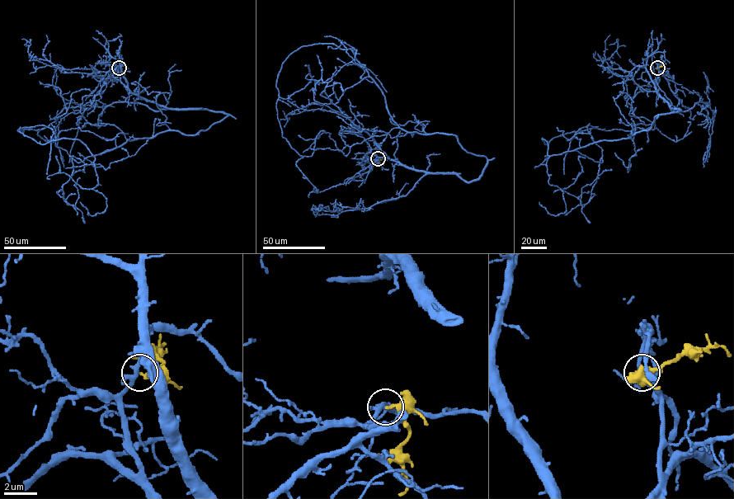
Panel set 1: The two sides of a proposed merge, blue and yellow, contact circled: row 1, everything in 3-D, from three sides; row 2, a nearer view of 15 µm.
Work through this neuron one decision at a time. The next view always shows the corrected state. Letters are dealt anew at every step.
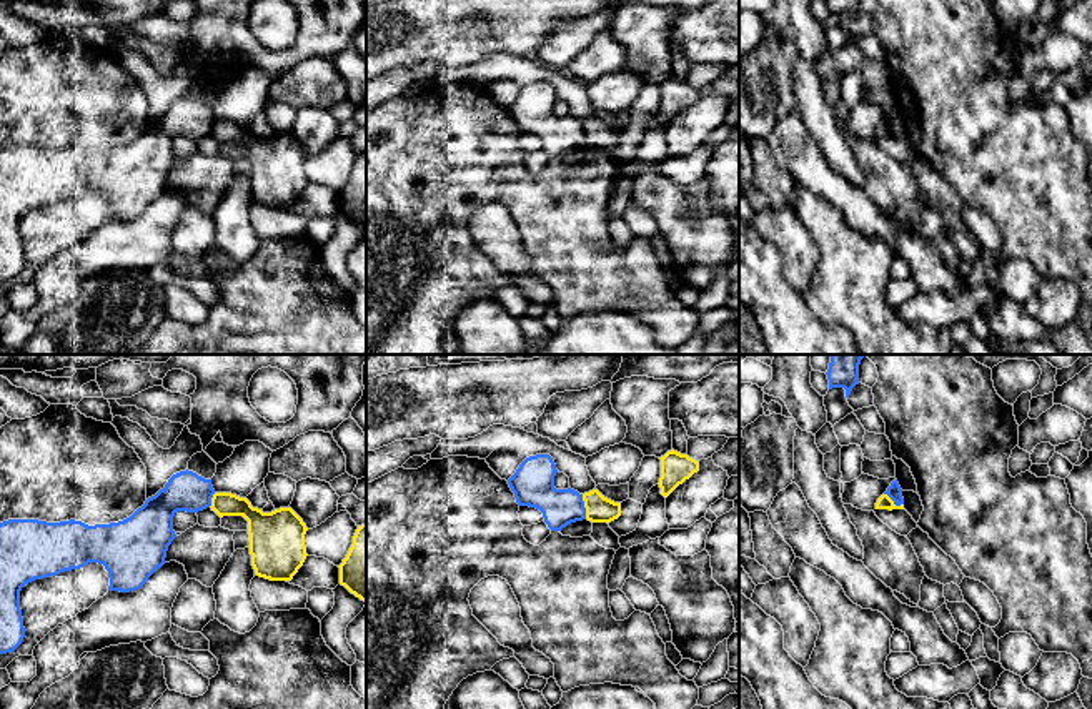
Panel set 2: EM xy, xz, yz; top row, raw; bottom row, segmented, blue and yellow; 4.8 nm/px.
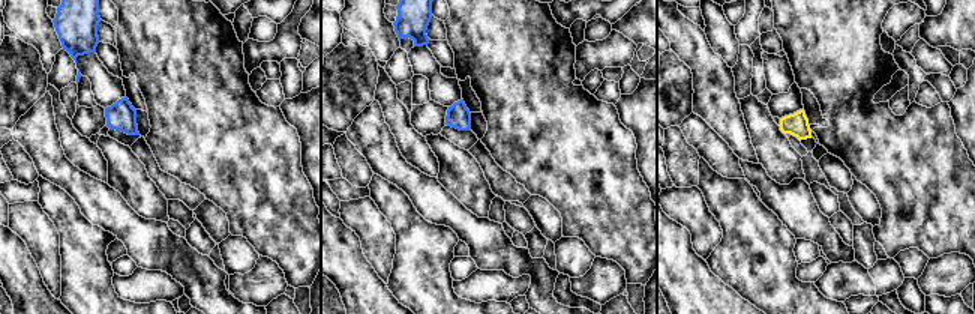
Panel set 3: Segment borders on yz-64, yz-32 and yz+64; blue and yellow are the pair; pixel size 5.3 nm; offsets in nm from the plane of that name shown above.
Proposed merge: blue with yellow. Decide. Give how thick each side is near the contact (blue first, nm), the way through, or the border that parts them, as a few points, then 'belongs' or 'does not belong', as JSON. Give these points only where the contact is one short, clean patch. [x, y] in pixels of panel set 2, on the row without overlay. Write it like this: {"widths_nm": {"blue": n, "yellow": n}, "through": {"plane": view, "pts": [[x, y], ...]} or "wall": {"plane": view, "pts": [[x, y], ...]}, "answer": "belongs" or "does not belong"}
{"widths_nm": {"blue": 190, "yellow": 130}, "wall": {"plane": "xz", "pts": [[581, 122], [586, 145]]}, "answer": "does not belong"}

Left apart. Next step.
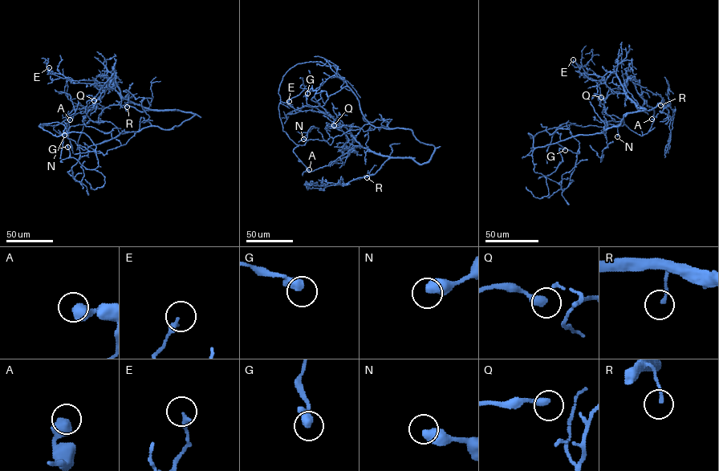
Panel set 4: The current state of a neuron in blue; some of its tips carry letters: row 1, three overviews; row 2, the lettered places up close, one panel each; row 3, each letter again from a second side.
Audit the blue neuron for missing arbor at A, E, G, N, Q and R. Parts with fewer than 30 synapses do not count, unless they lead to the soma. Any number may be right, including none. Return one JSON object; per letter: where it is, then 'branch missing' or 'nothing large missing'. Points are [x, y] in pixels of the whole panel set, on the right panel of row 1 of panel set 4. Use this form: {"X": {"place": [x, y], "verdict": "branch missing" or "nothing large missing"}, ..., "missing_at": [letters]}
{"A": {"place": [651, 119], "verdict": "nothing large missing"}, "E": {"place": [573, 59], "verdict": "nothing large missing"}, "G": {"place": [565, 150], "verdict": "nothing large missing"}, "N": {"place": [617, 136], "verdict": "nothing large missing"}, "Q": {"place": [601, 97], "verdict": "nothing large missing"}, "R": {"place": [660, 105], "verdict": "nothing large missing"}, "missing_at": []}

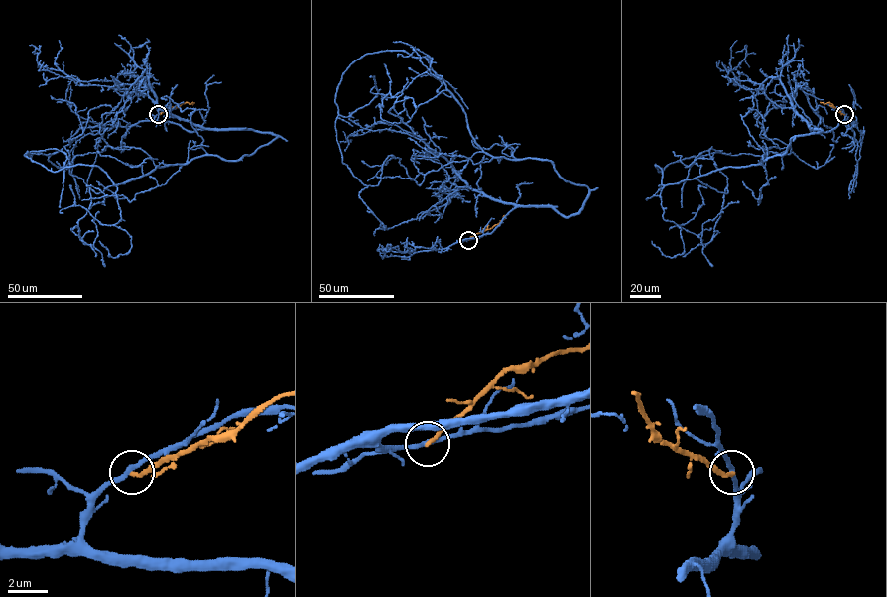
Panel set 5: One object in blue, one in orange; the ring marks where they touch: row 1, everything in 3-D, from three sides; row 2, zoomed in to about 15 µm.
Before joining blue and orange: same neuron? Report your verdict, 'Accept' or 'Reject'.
Reject

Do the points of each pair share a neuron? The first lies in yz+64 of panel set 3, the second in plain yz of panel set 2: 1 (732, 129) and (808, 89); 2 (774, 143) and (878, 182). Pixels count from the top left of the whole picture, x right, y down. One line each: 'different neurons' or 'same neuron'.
1: same neuron
2: same neuron

